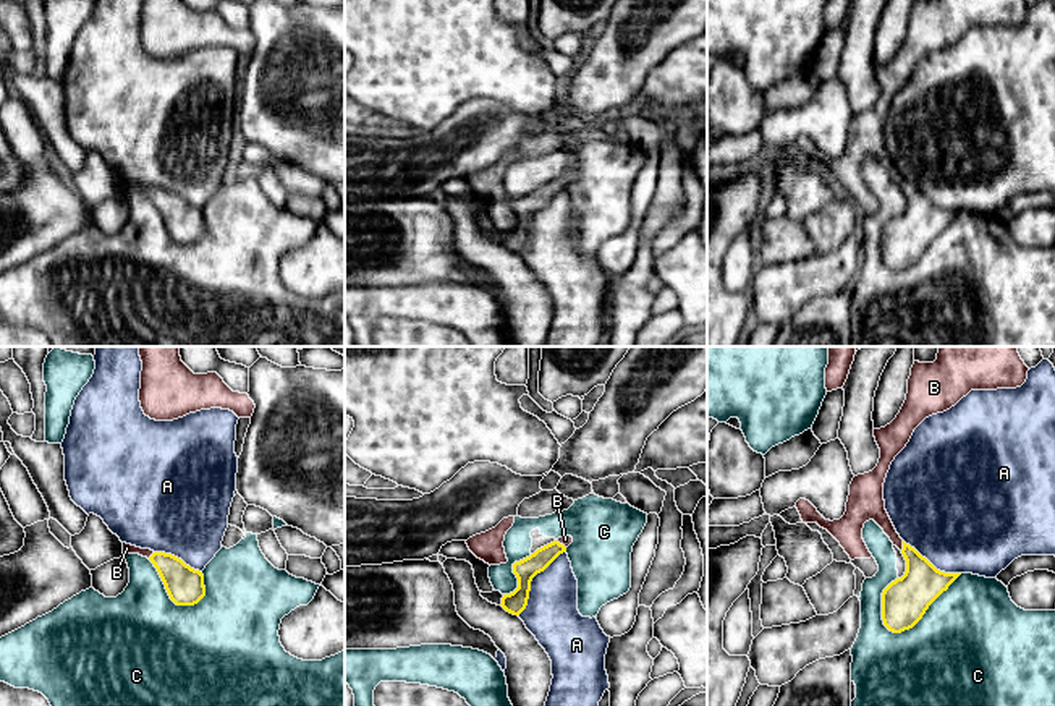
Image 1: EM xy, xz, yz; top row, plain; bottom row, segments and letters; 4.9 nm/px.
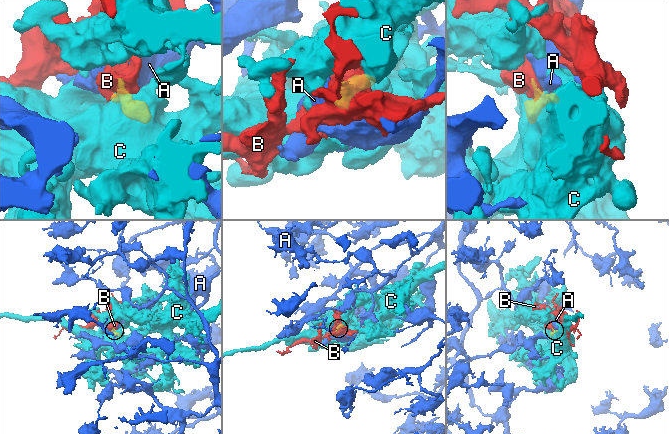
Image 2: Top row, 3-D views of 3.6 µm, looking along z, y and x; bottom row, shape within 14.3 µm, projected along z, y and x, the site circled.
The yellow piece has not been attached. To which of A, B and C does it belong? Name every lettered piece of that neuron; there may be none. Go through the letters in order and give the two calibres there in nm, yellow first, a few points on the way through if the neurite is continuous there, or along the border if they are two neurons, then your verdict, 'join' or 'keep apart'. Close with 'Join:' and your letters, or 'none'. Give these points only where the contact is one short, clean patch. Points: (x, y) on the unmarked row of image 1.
A: 110 nm thick on the yellow side, 260 nm on the other; keep apart
B: 200 nm thick on the yellow side, 130 nm on the other; runs through yz (911, 232), (913, 195), (903, 183), (871, 144); join
C: 220 nm thick on the yellow side, 500 nm on the other; keep apart
Join: B

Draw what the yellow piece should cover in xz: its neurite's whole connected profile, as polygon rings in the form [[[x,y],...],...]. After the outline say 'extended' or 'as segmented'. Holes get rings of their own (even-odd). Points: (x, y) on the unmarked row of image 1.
[[[561,173],[557,178],[537,186],[529,194],[515,199],[513,211],[518,215],[518,225],[510,232],[503,232],[500,243],[506,249],[519,253],[528,243],[532,215],[544,209],[560,191],[566,189],[566,185],[571,180],[571,173]]]; extended

